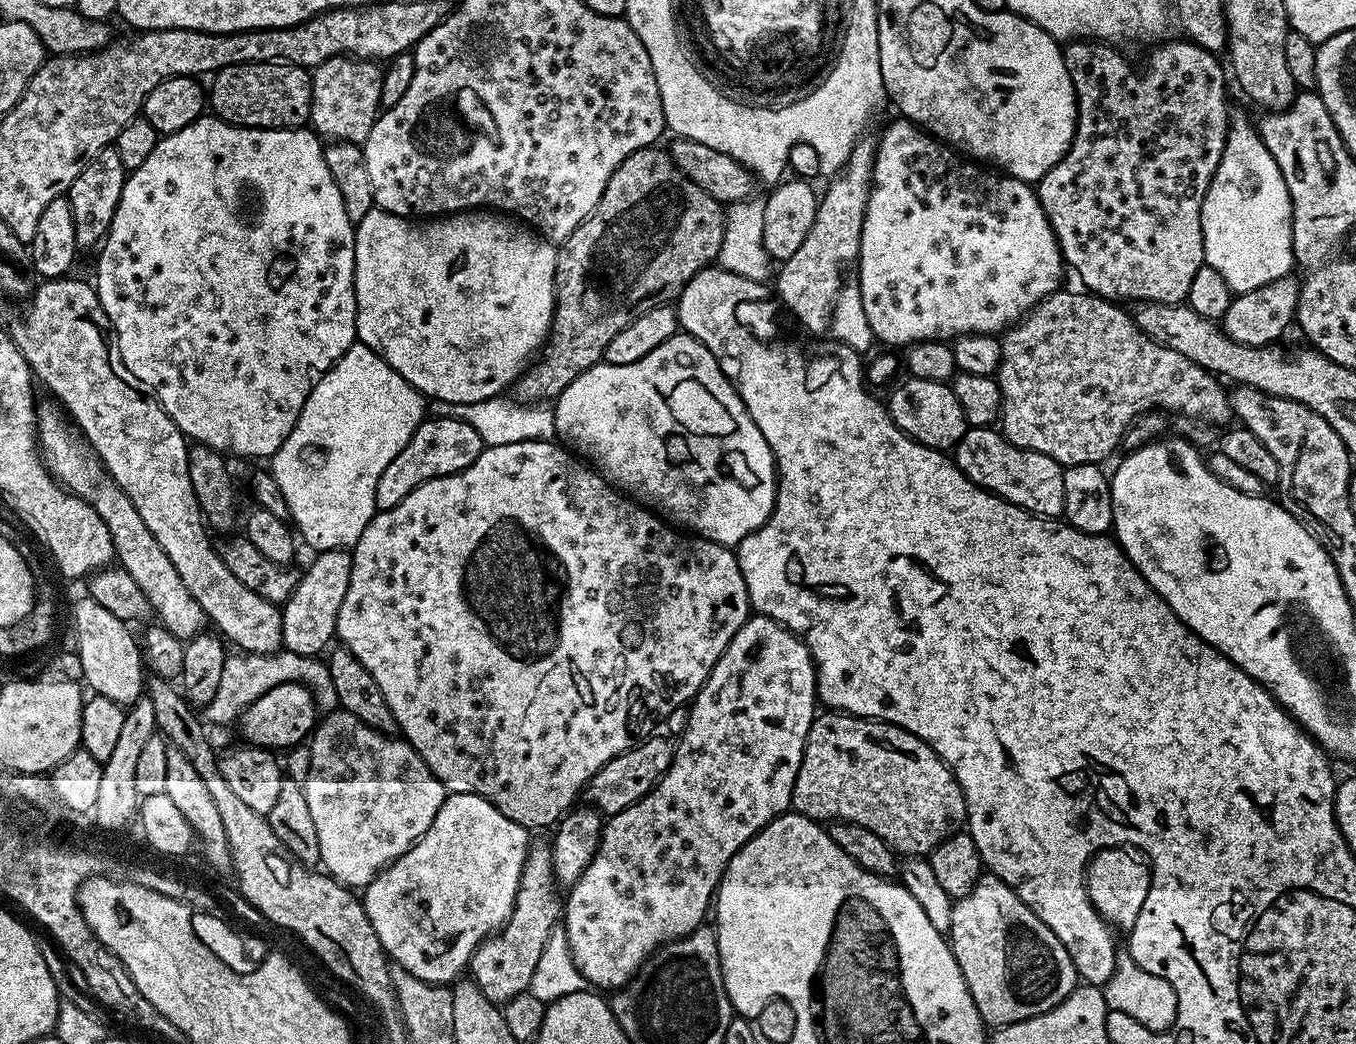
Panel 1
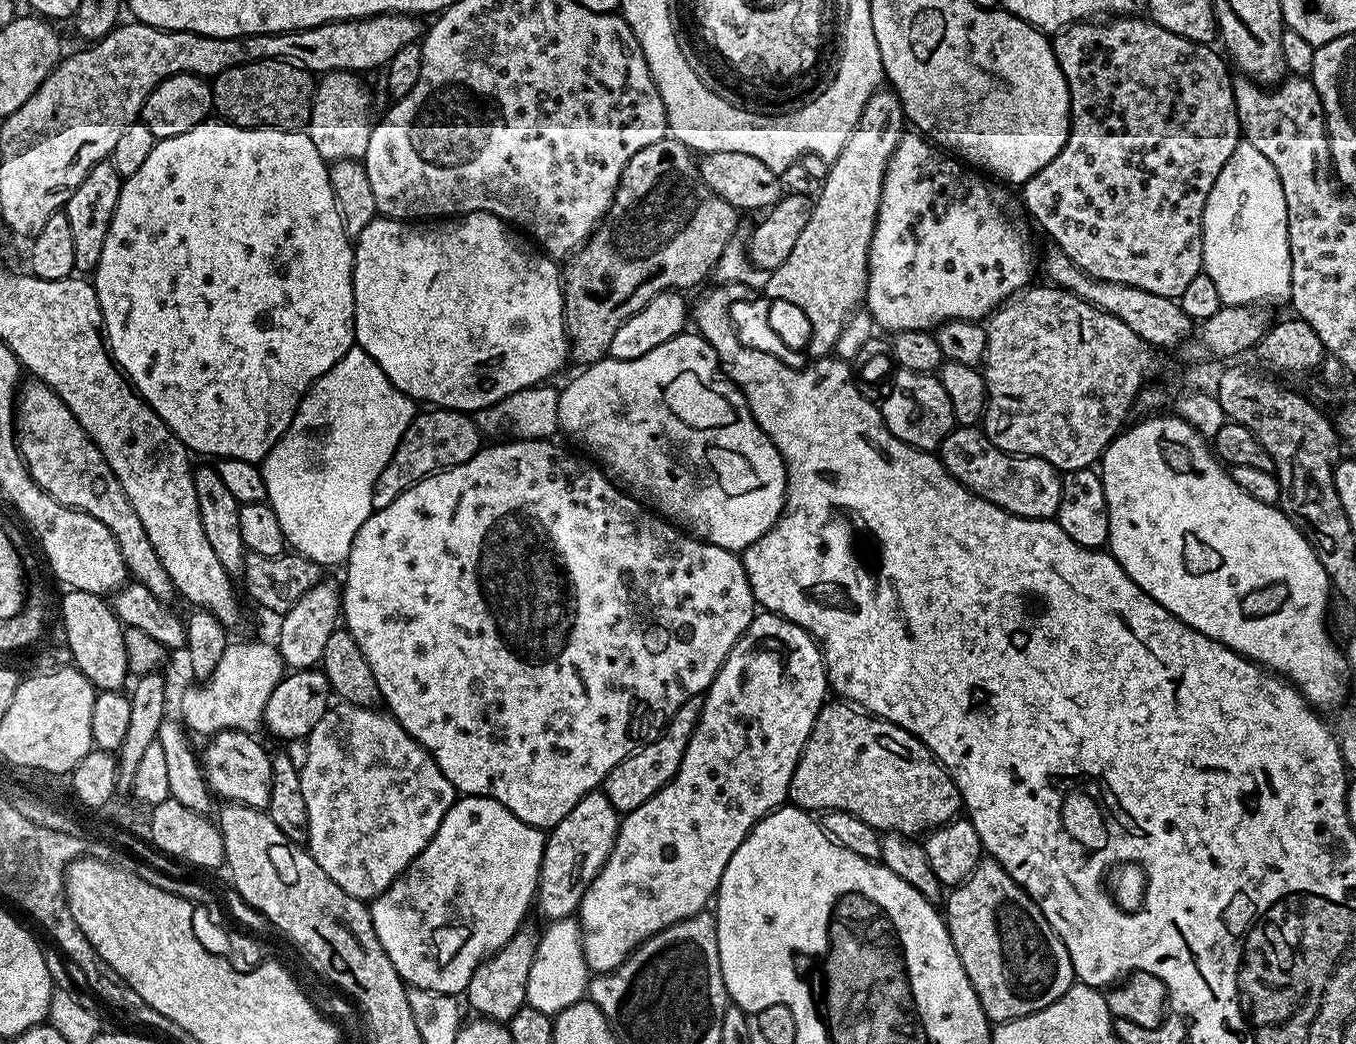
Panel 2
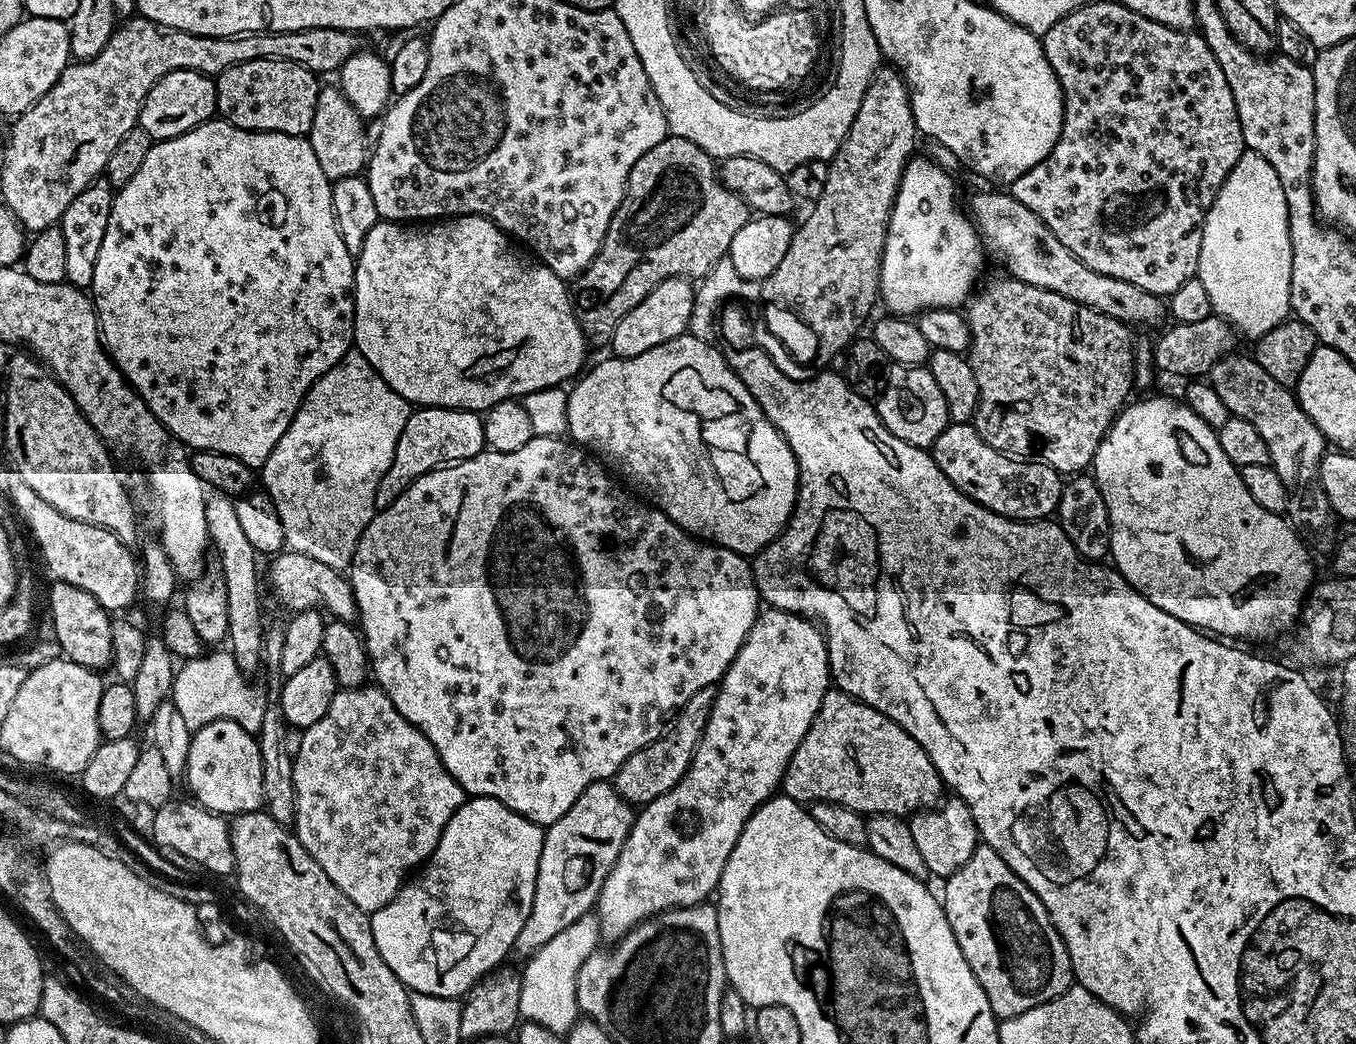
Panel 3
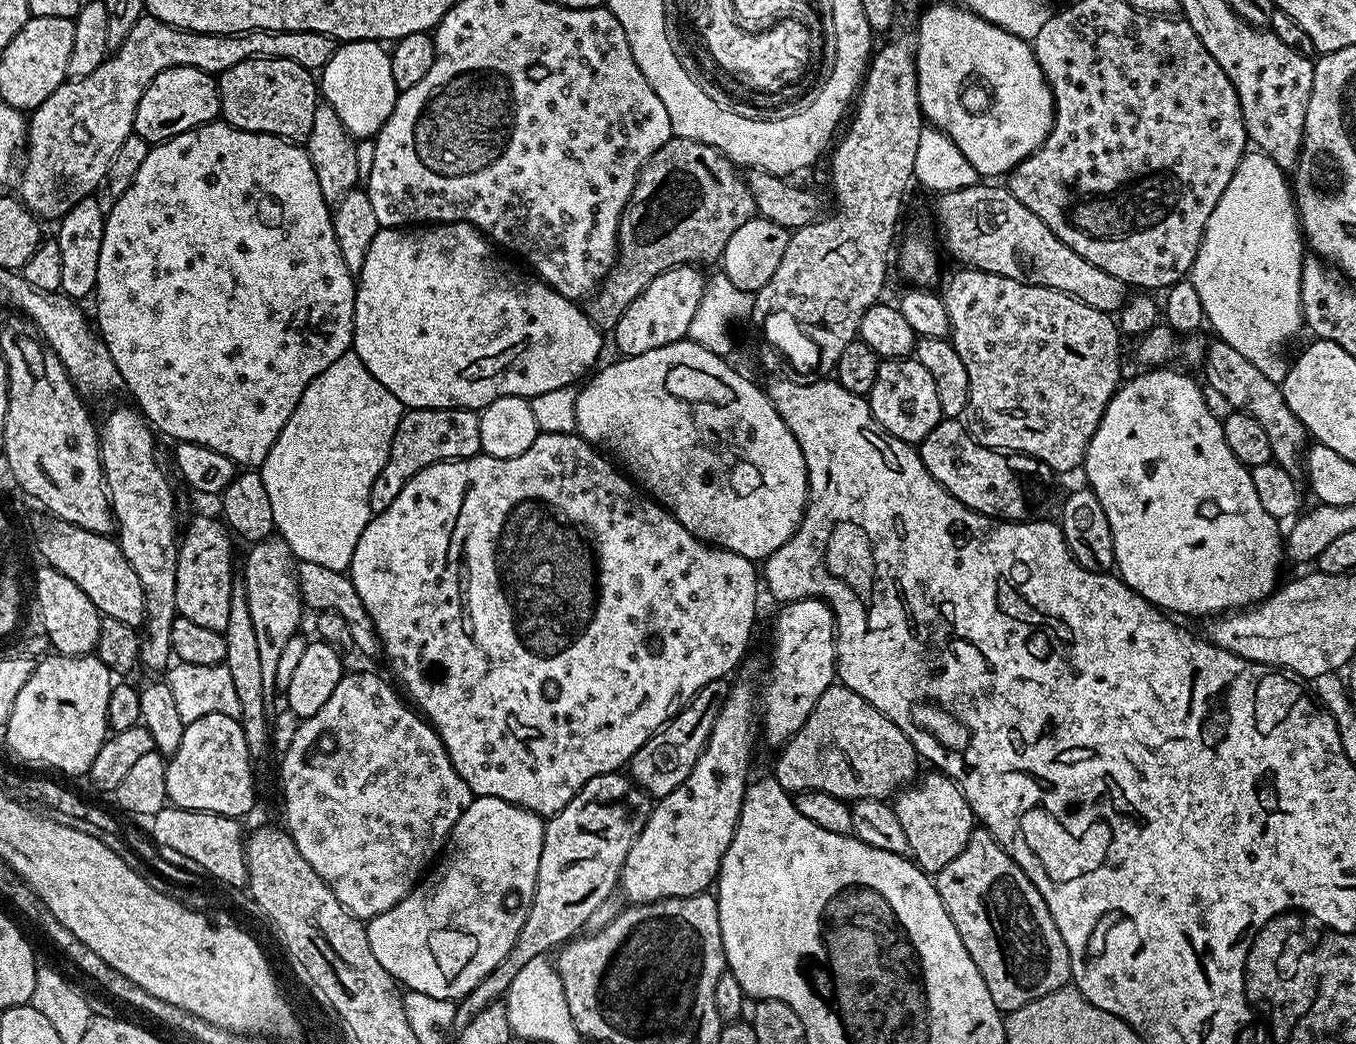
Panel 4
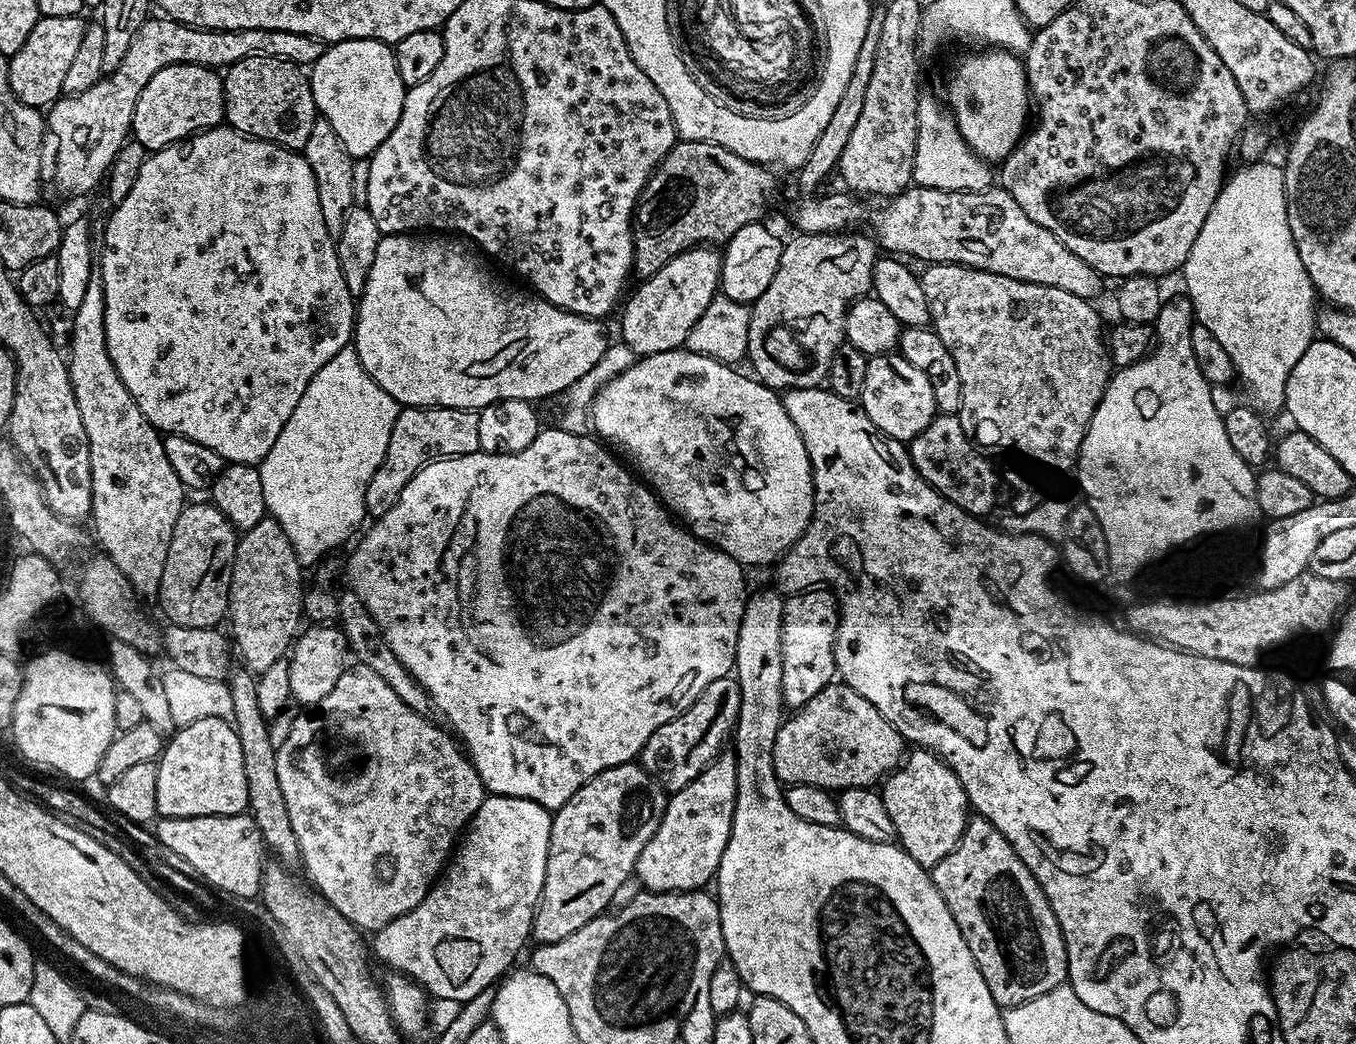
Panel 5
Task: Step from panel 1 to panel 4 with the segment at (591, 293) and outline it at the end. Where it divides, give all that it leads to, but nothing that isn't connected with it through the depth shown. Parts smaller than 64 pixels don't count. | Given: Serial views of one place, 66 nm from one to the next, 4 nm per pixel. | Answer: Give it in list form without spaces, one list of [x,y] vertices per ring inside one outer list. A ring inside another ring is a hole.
[[[673,135],[640,167],[636,185],[620,216],[620,225],[616,231],[616,261],[586,304],[588,316],[597,328],[615,329],[626,306],[630,306],[630,302],[634,302],[634,298],[638,298],[638,294],[642,294],[642,290],[646,290],[646,286],[658,278],[658,274],[680,264],[705,266],[711,260],[719,261],[723,257],[726,242],[730,242],[734,230],[738,230],[738,226],[746,226],[746,222],[757,215],[756,203],[745,177],[736,172],[739,172],[737,165],[714,146],[706,146],[678,135]]]

